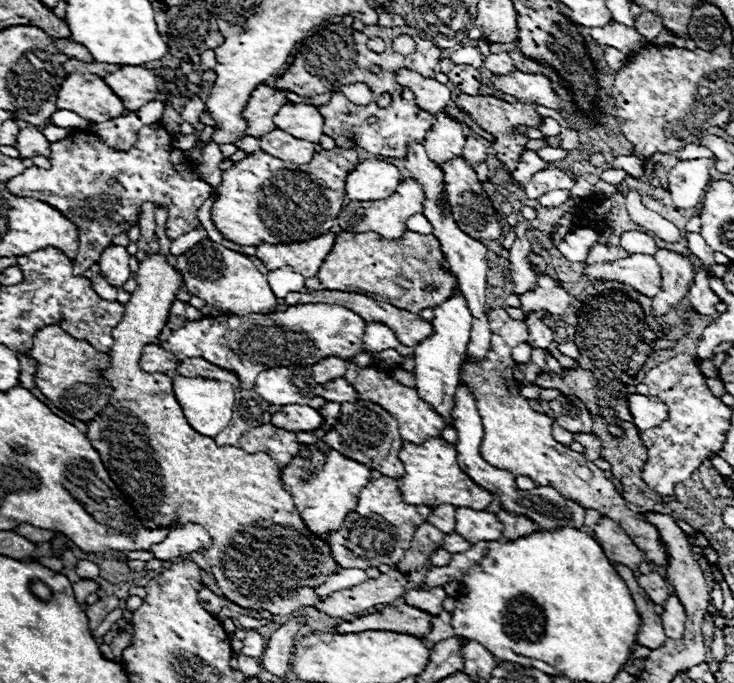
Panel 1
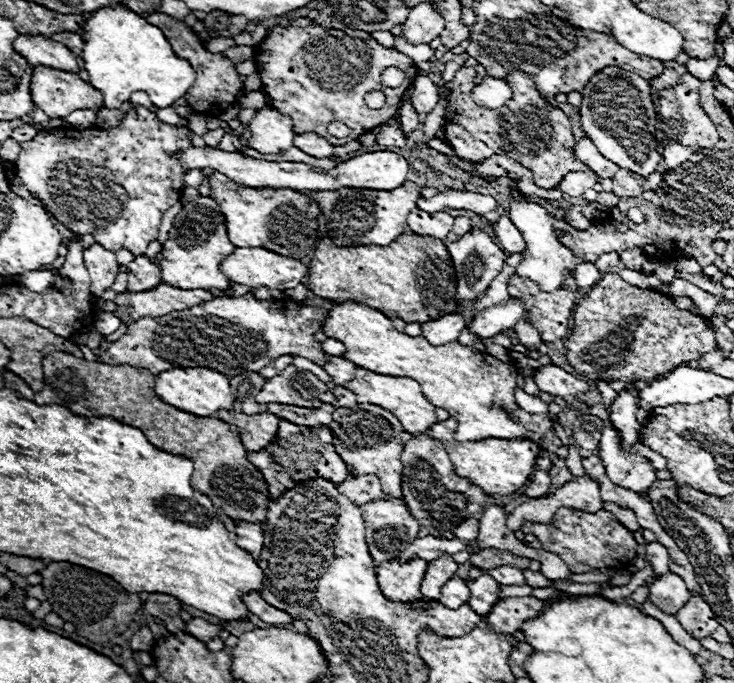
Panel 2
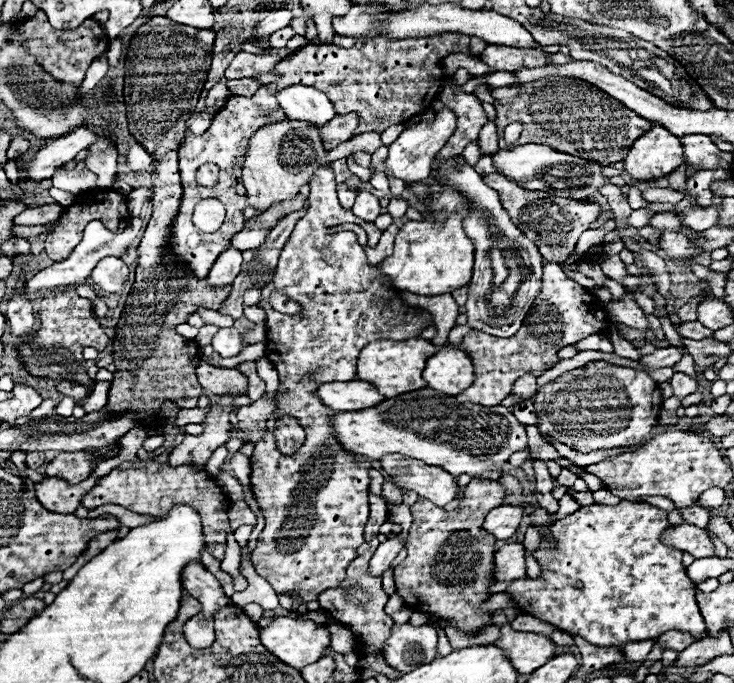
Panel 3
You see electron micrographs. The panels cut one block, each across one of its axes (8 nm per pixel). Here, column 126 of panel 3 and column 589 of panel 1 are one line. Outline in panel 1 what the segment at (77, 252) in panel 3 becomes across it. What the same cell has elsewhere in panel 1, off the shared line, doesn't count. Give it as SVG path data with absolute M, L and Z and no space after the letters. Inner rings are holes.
M589 227L574 228L571 230L570 234L566 234L564 238L566 238L566 242L562 239L560 244L558 244L560 254L562 254L566 260L584 262L586 256L588 256L590 246L598 241L599 234Z

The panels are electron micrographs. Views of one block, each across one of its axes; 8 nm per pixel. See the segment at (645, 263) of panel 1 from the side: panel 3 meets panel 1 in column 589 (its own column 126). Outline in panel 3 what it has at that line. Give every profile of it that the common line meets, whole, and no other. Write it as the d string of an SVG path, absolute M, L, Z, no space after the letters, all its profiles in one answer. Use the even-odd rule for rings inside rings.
M108 256L98 262L90 278L104 292L120 292L124 282L128 280L128 266L120 258Z

